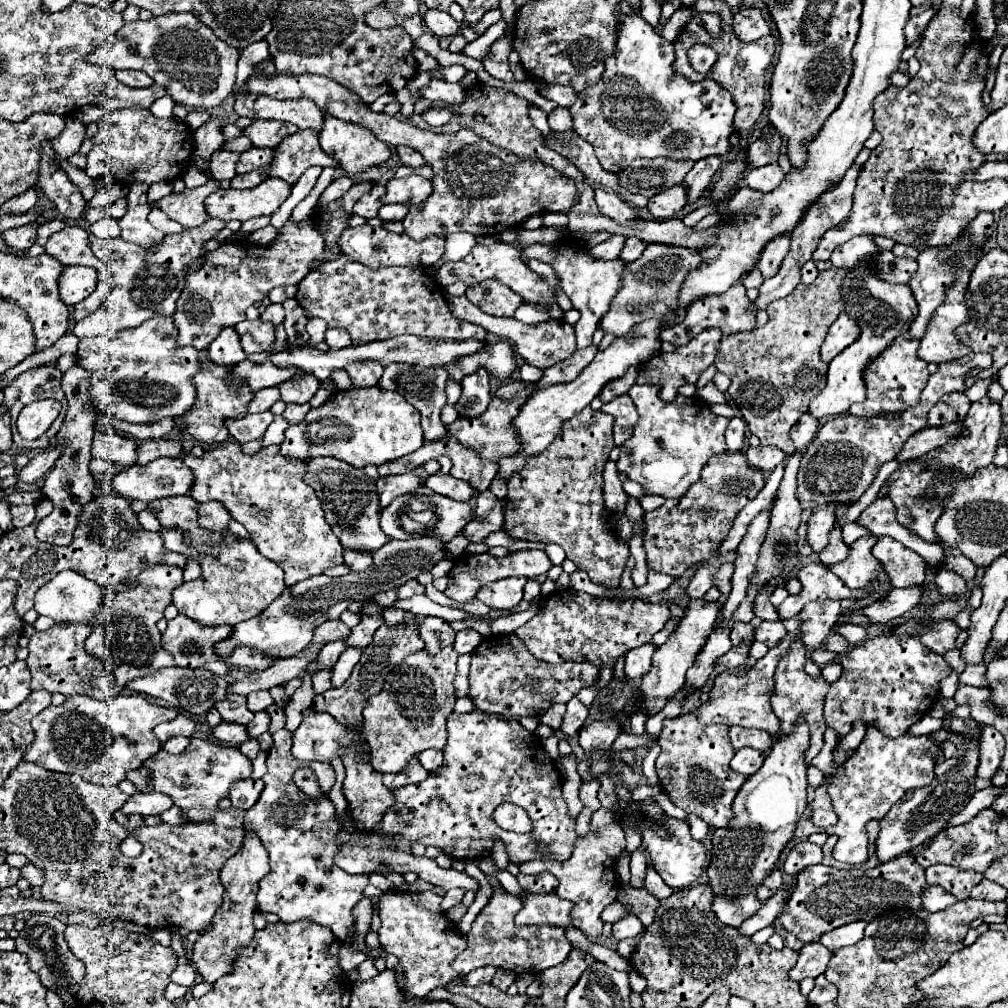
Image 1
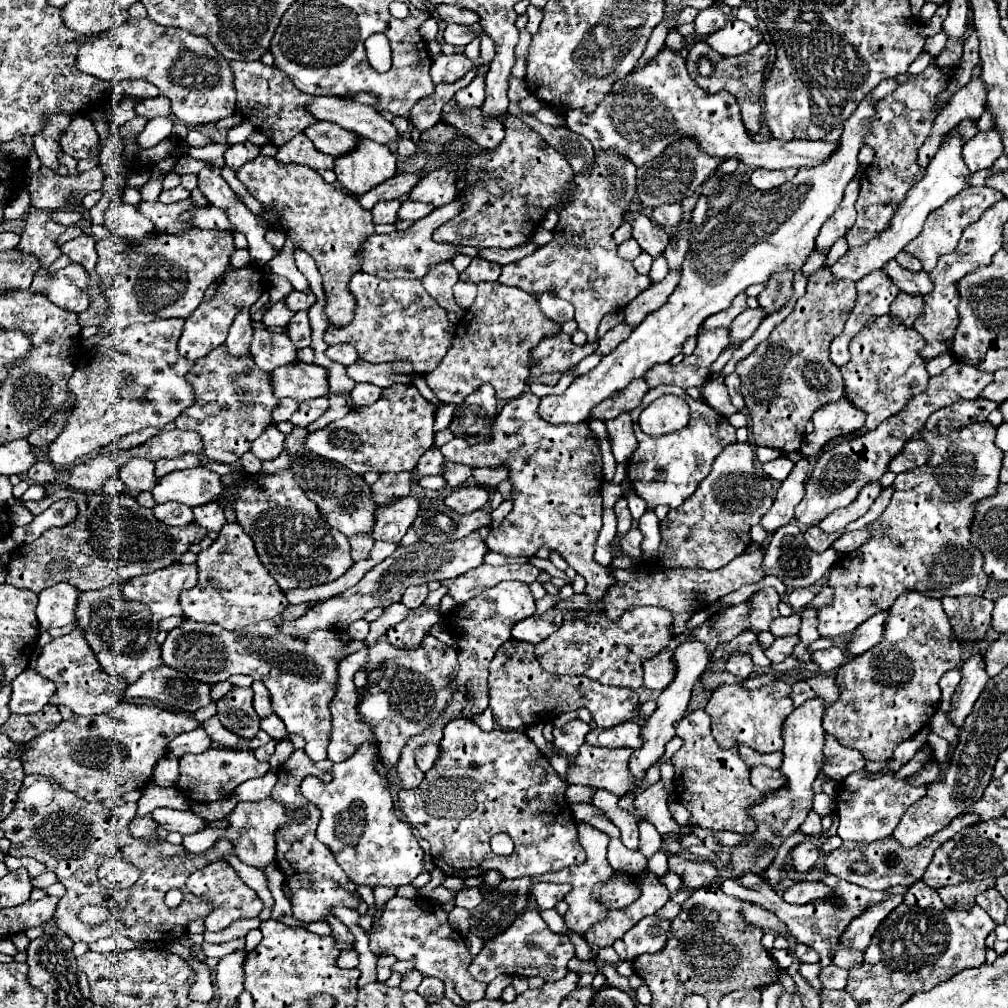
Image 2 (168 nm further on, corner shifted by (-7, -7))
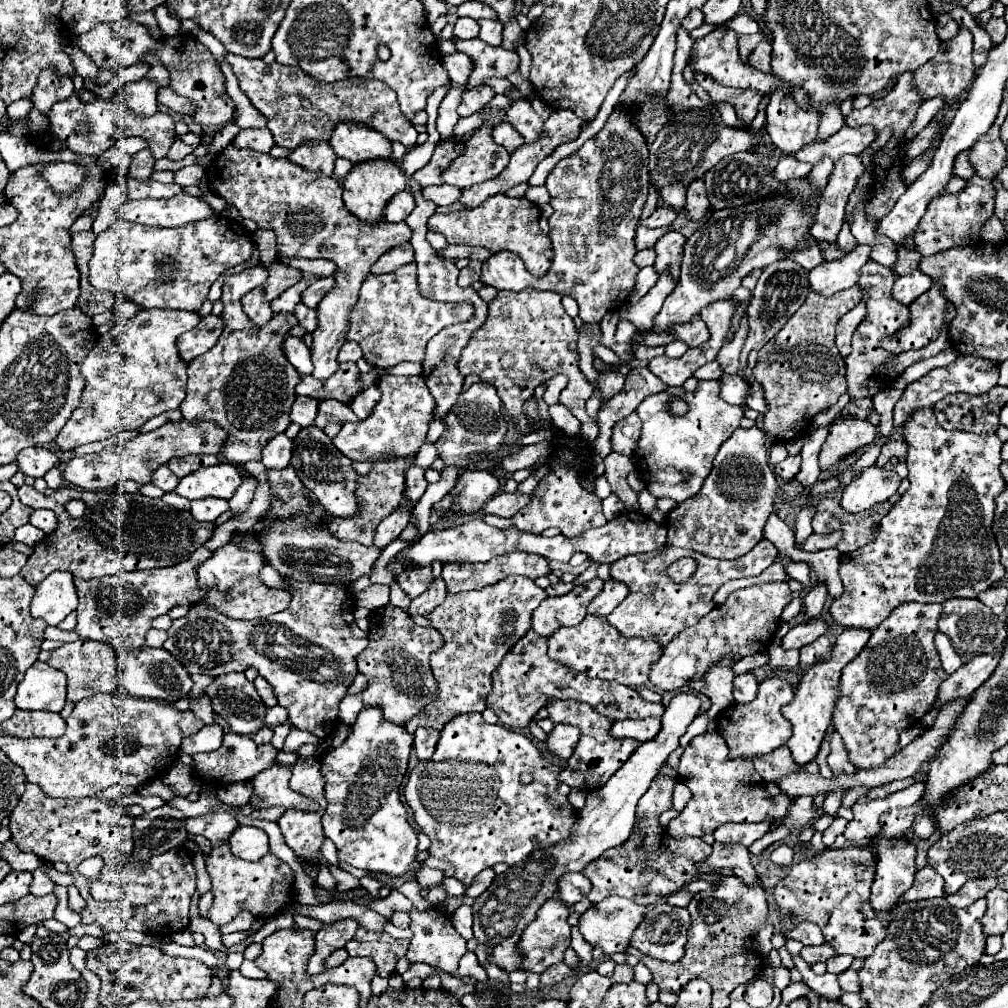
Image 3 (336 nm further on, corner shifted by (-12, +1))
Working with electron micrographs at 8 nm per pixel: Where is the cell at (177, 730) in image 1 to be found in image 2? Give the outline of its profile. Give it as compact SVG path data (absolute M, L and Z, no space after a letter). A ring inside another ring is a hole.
M196 728L196 730L192 730L192 732L186 732L186 734L176 736L176 738L170 742L168 750L170 750L172 756L182 758L184 754L202 754L202 752L206 752L210 746L212 746L212 740L208 738L208 734L206 734L202 728Z

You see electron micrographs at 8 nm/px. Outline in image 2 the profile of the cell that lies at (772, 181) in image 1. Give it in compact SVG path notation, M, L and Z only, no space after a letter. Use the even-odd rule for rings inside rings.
M788 168L788 170L754 170L750 176L750 182L754 188L758 190L772 190L778 188L780 184L792 180L796 176L796 168Z

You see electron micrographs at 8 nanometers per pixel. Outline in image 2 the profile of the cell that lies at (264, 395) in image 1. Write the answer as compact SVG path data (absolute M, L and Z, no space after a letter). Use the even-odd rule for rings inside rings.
M288 398L280 400L280 406L274 410L274 424L290 420L292 414L296 412L296 408L300 408L300 402L296 402L296 400L288 400Z

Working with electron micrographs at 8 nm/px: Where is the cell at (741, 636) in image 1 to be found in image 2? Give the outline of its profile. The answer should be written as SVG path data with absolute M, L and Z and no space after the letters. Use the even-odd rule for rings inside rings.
M734 654L734 656L726 662L726 670L728 670L730 674L734 674L738 680L746 680L746 678L750 676L752 668L754 668L754 664L752 664L752 660L750 660L748 654Z

